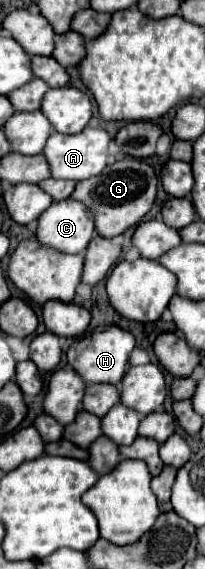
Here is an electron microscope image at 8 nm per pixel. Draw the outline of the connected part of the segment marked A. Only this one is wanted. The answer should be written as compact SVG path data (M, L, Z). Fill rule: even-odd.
M85 127L77 135L63 135L63 133L53 133L47 139L47 145L43 149L49 165L51 165L51 177L55 179L73 179L73 181L83 181L89 177L99 175L103 167L107 167L107 157L109 157L109 143L111 137L105 129L93 129Z

